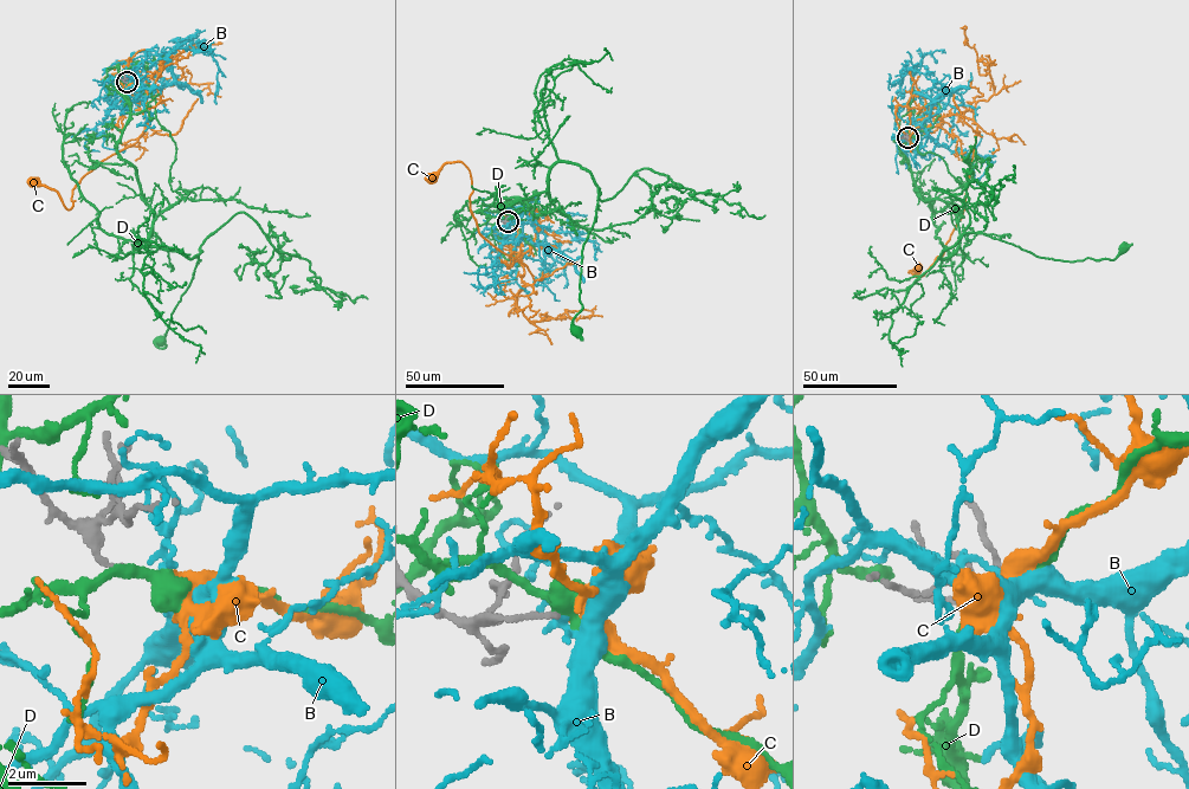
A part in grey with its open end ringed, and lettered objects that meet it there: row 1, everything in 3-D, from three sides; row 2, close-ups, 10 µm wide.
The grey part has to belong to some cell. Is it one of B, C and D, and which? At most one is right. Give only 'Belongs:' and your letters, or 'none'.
Belongs: C

